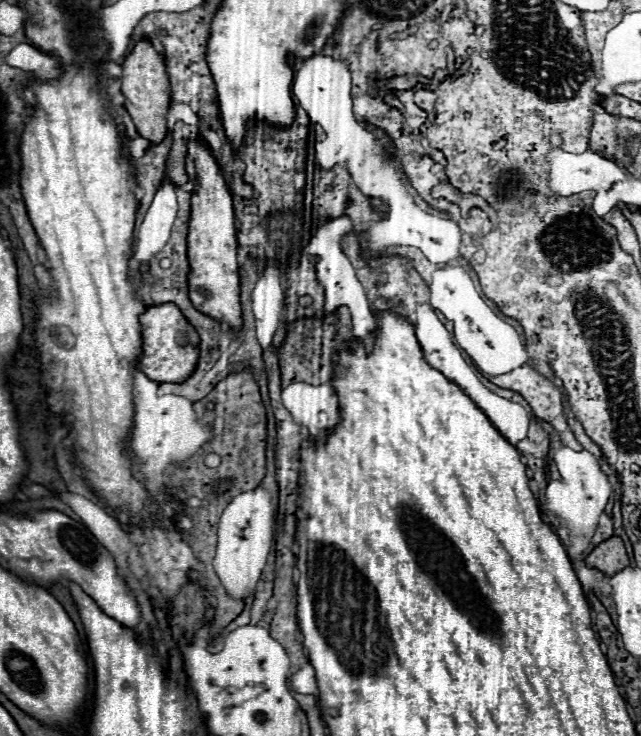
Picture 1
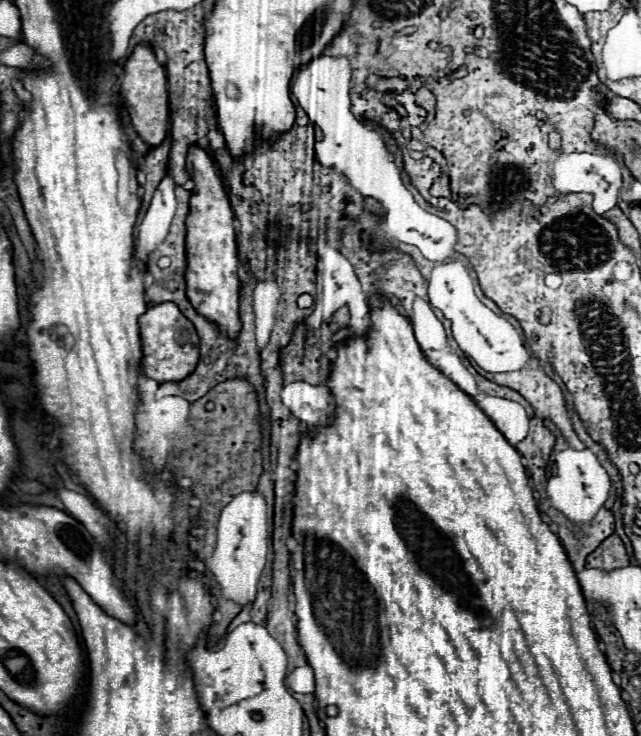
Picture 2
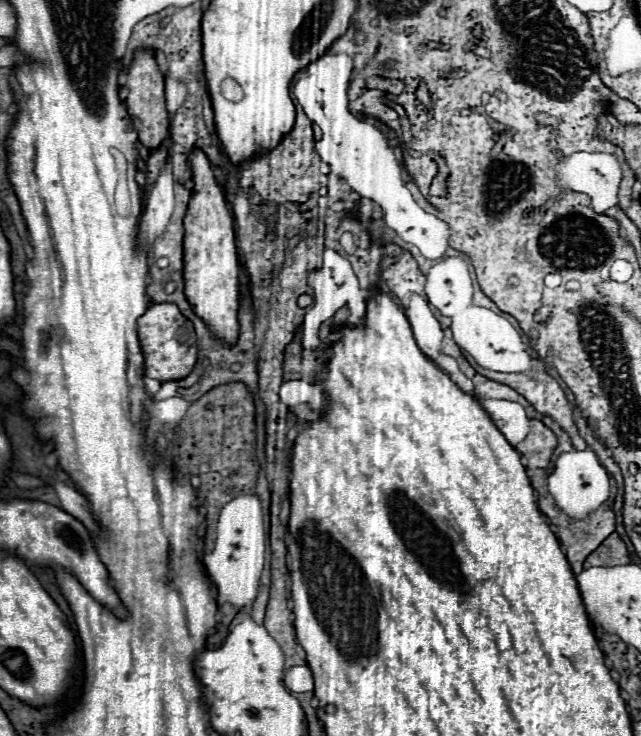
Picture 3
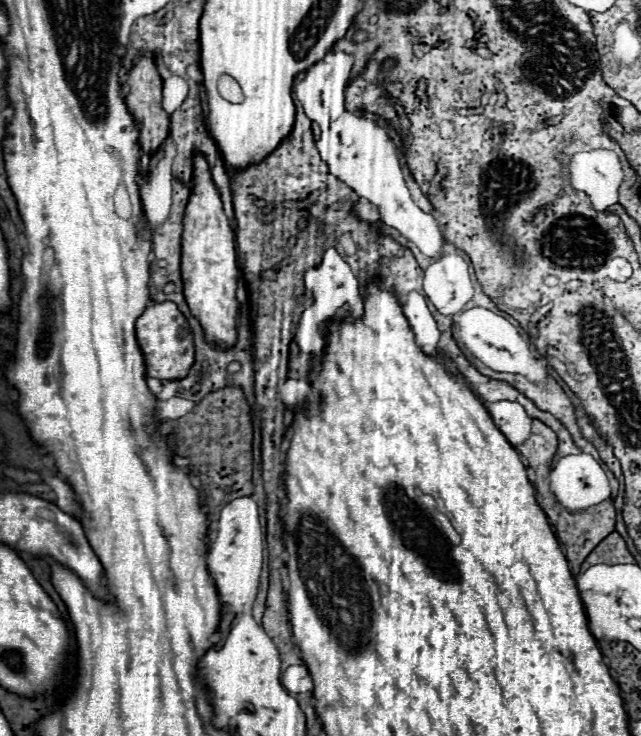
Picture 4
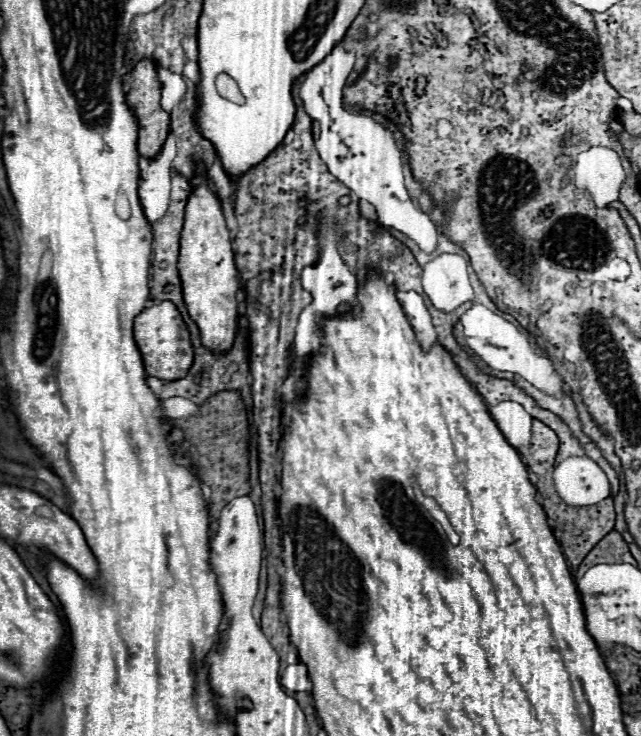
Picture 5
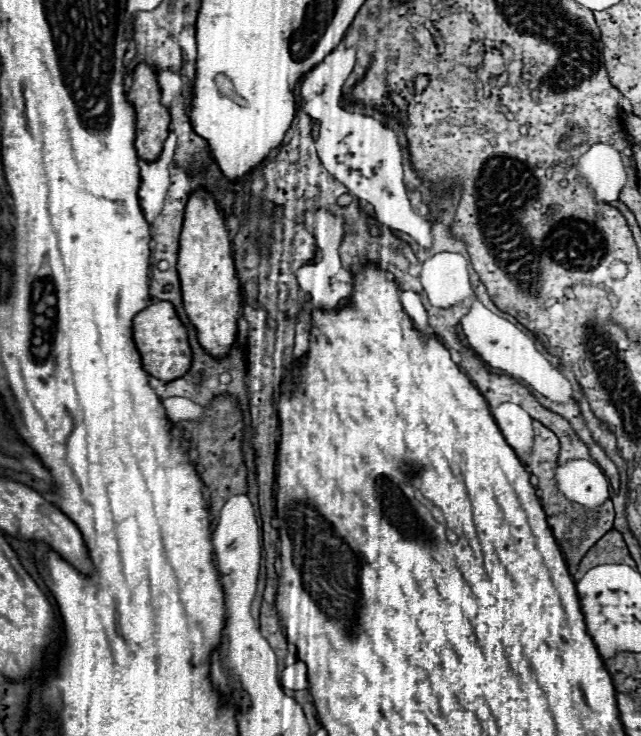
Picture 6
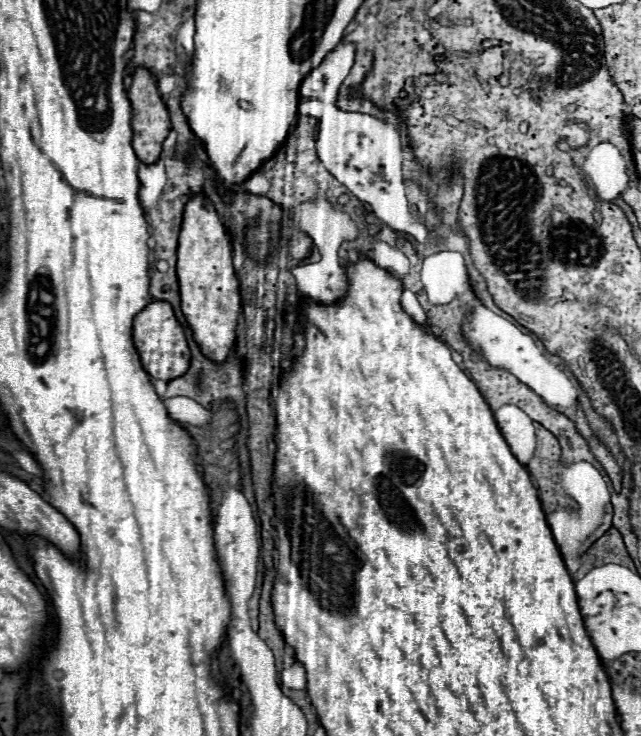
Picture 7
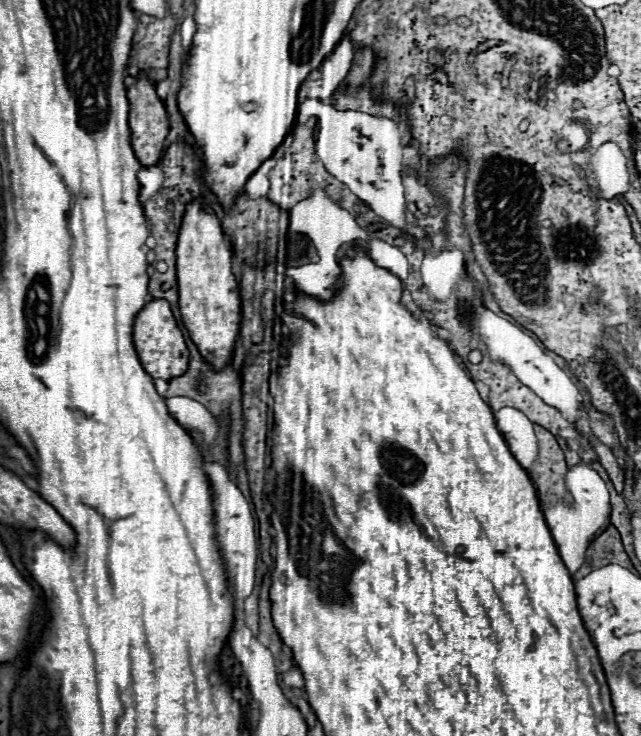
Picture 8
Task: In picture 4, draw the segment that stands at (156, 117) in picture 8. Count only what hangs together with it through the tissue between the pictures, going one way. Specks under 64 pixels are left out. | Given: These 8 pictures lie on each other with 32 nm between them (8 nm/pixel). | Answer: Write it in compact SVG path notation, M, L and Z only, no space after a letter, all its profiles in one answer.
M140 56L138 62L132 66L132 70L128 72L128 76L130 78L126 84L130 86L130 94L126 96L126 106L130 108L130 114L134 116L134 122L138 126L138 132L140 132L138 142L142 150L146 154L154 154L168 138L168 132L170 132L170 116L162 108L162 76L152 56Z

